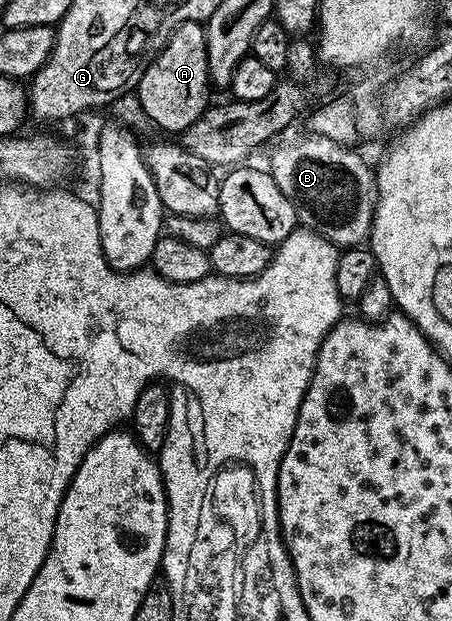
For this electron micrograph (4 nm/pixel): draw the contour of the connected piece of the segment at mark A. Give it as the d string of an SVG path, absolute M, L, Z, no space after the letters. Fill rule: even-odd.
M197 20L184 22L170 35L170 41L150 63L148 70L144 70L136 89L138 104L142 107L143 114L156 127L181 134L204 115L211 103L210 92L212 93L212 85L208 70L205 27Z

